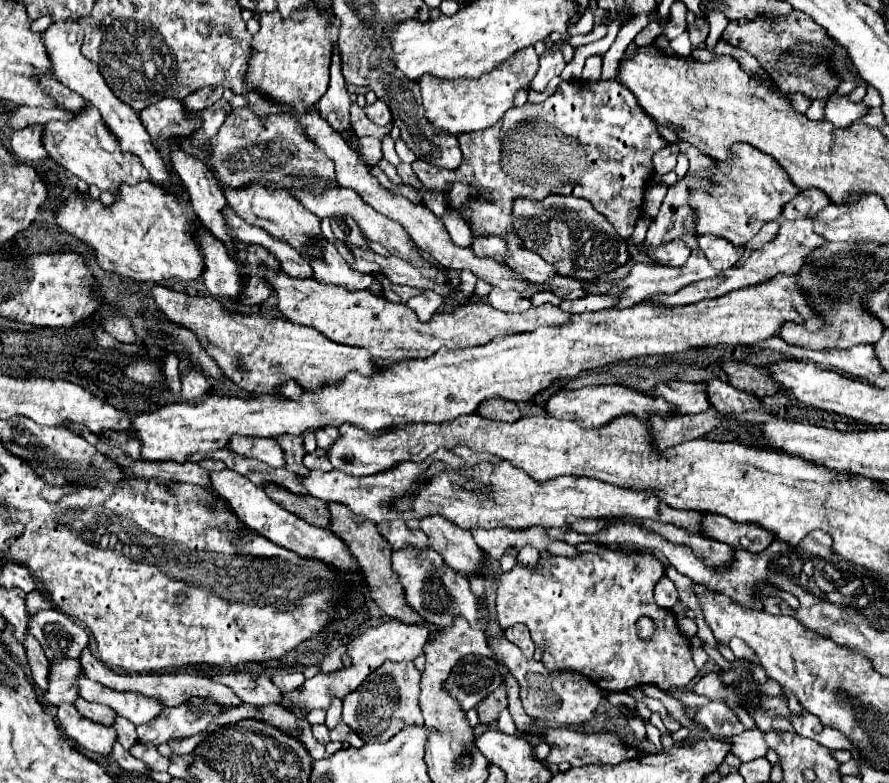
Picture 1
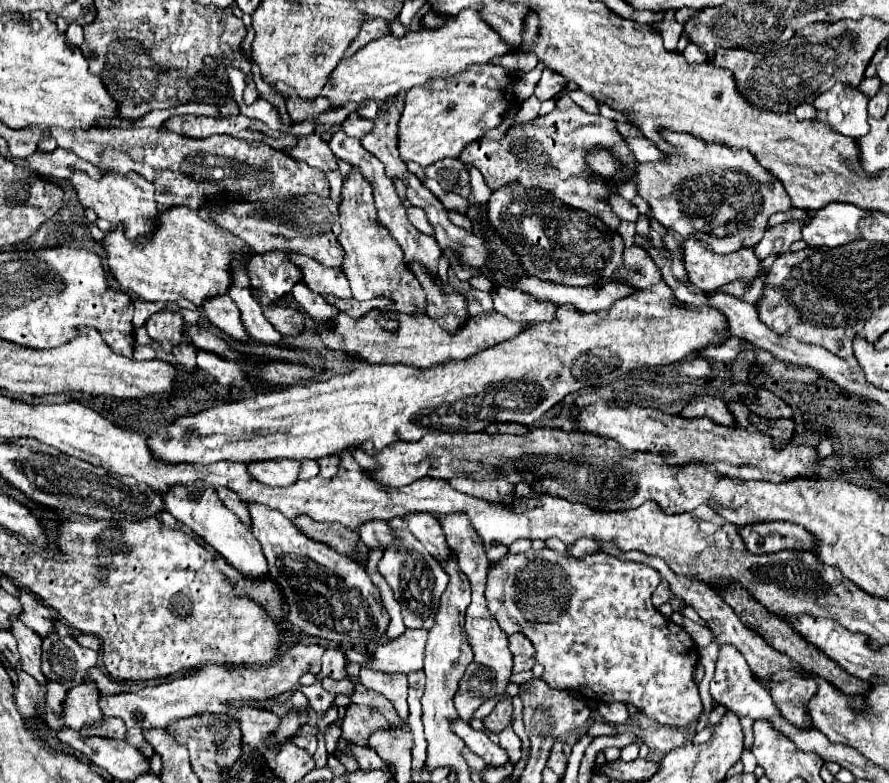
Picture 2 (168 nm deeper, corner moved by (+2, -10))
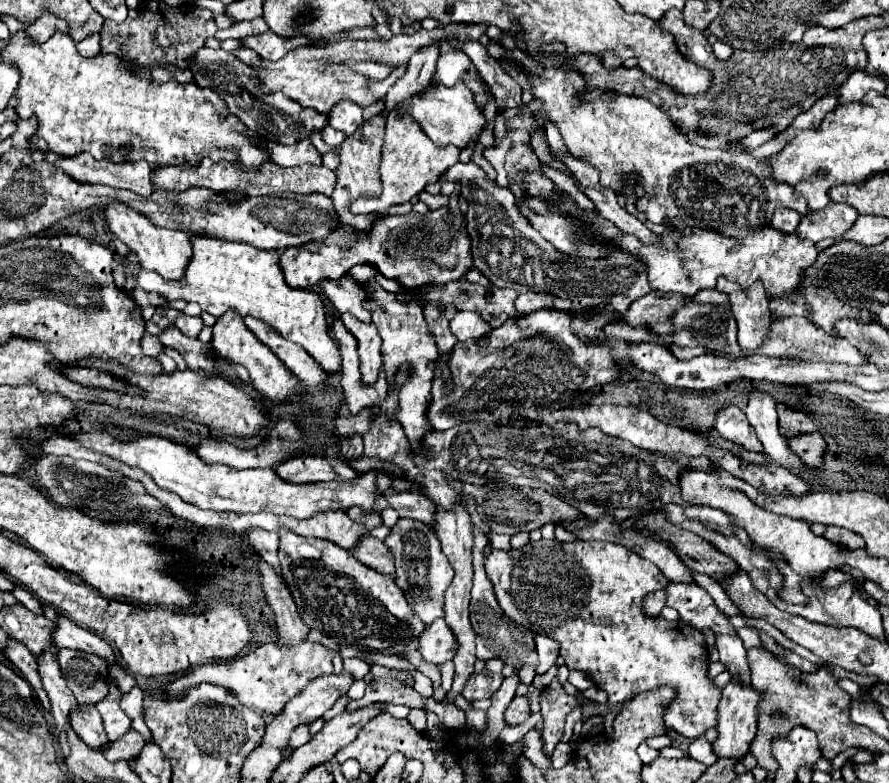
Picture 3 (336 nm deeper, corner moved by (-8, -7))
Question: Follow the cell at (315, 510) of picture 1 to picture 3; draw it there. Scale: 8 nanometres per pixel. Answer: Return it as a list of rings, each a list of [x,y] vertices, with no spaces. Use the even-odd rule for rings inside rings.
[[[371,534],[361,536],[361,542],[357,542],[357,546],[351,550],[351,554],[365,566],[381,572],[381,574],[393,574],[393,556],[389,552],[389,548],[373,538]]]

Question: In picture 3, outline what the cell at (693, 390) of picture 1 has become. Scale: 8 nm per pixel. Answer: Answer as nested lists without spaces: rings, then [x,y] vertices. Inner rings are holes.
[[[725,406],[719,408],[715,414],[715,430],[721,438],[731,440],[735,444],[741,444],[753,452],[761,452],[761,442],[757,440],[757,434],[753,432],[753,426],[749,424],[747,416],[737,406]]]

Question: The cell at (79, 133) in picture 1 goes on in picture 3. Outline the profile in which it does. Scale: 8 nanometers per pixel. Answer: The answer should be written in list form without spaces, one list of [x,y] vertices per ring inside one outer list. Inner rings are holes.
[[[111,200],[105,206],[105,218],[107,218],[109,230],[117,234],[139,256],[139,264],[143,268],[155,270],[165,278],[181,278],[181,272],[189,262],[189,238],[185,234],[177,234],[173,230],[155,226],[145,214],[133,210],[131,206],[119,200]]]

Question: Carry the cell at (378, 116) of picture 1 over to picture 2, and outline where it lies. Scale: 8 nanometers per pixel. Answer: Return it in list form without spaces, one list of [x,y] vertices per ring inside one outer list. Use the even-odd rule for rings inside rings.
[[[349,113],[347,119],[341,123],[341,129],[347,137],[361,139],[363,135],[367,135],[373,129],[373,121],[363,121],[363,119],[359,119],[359,115]]]

